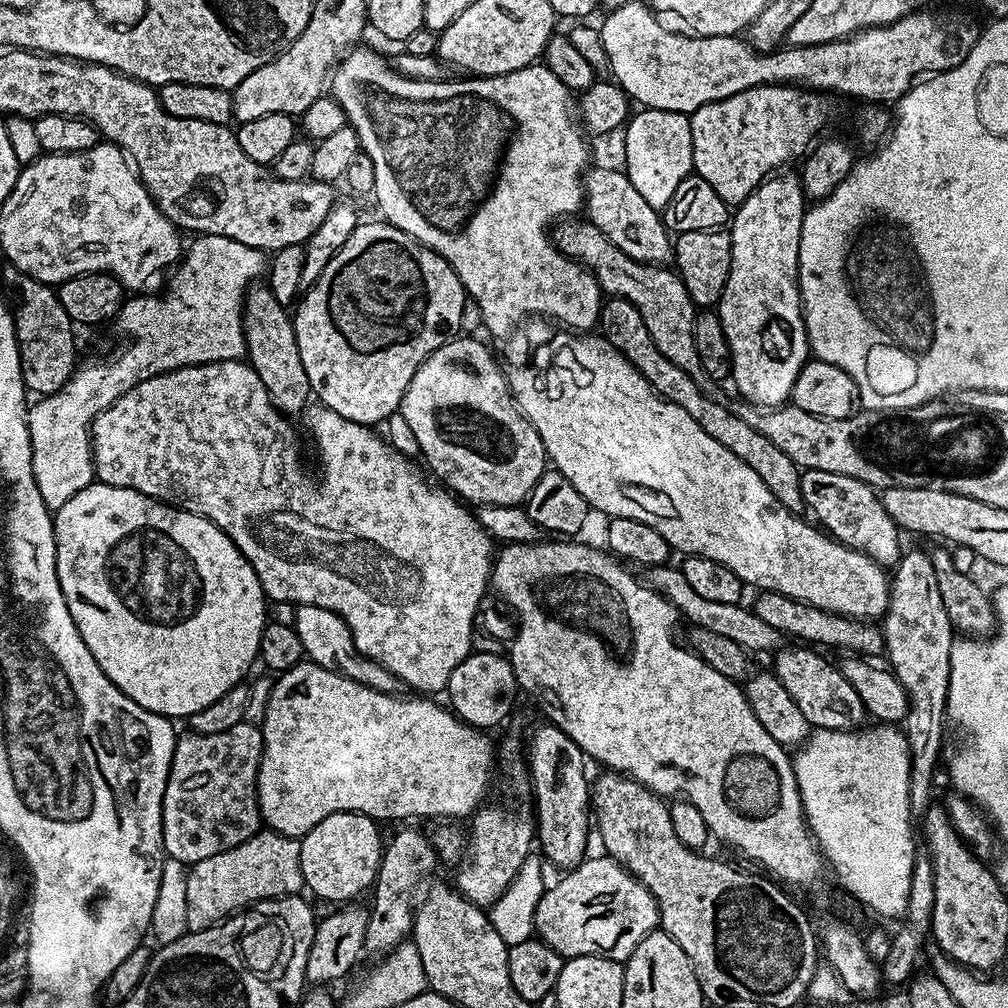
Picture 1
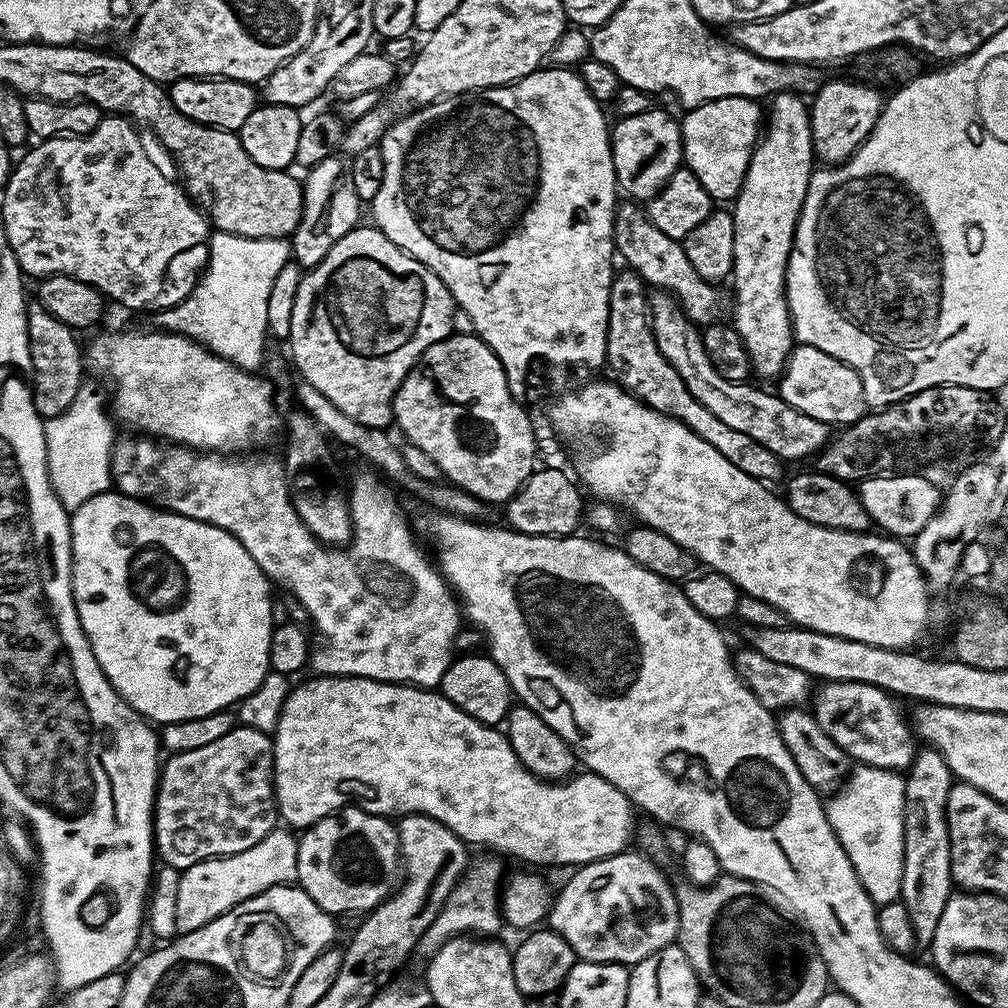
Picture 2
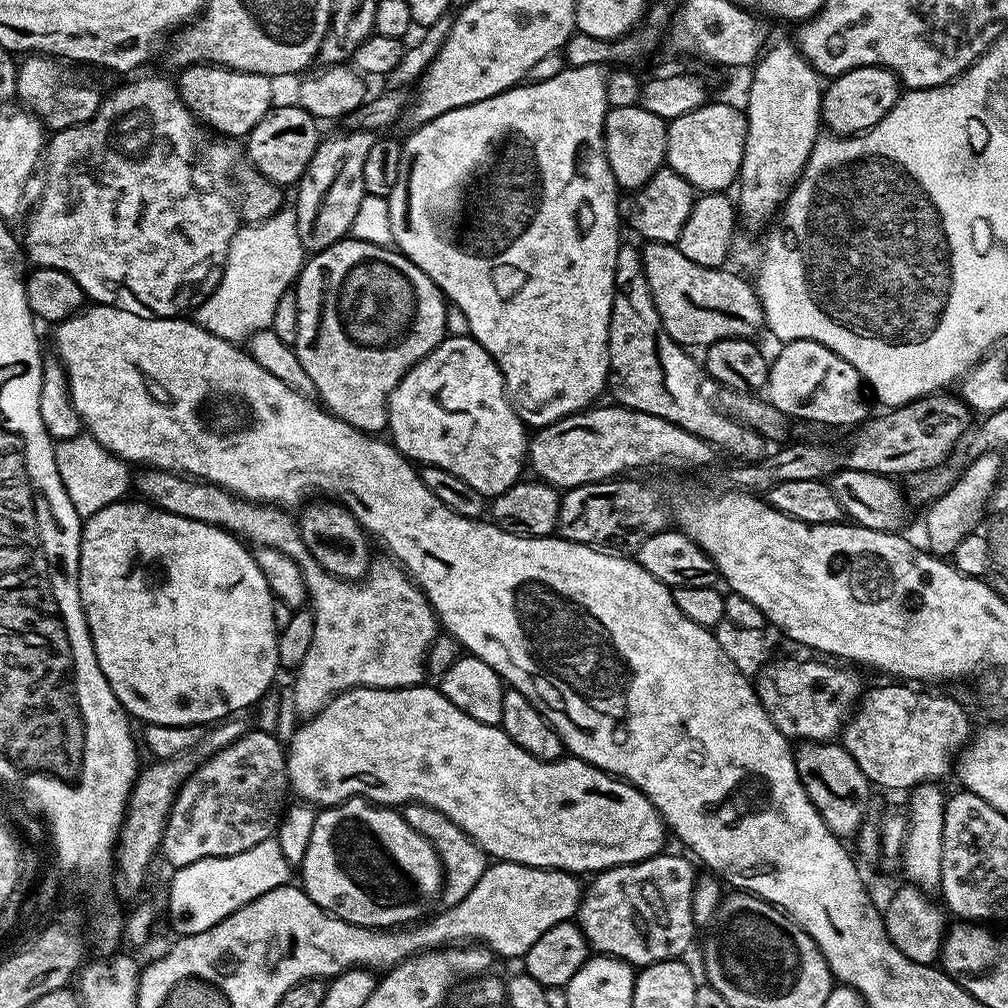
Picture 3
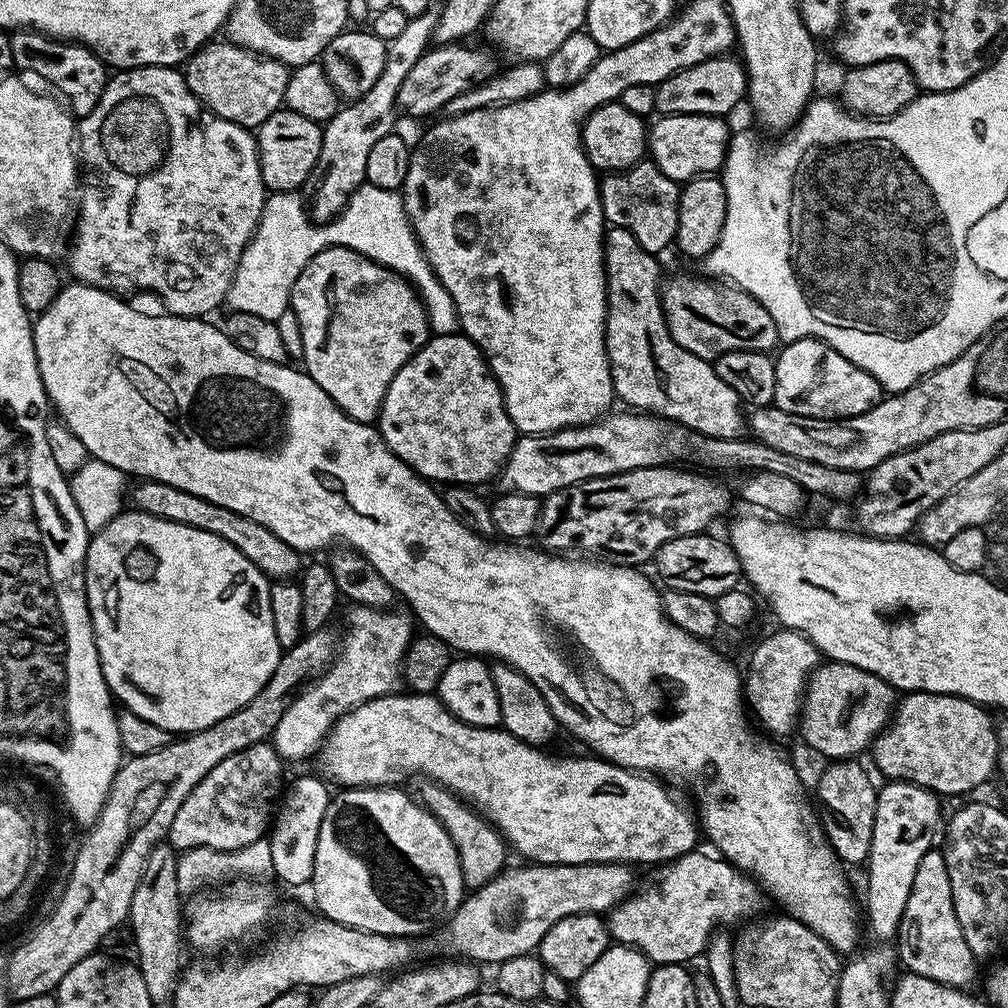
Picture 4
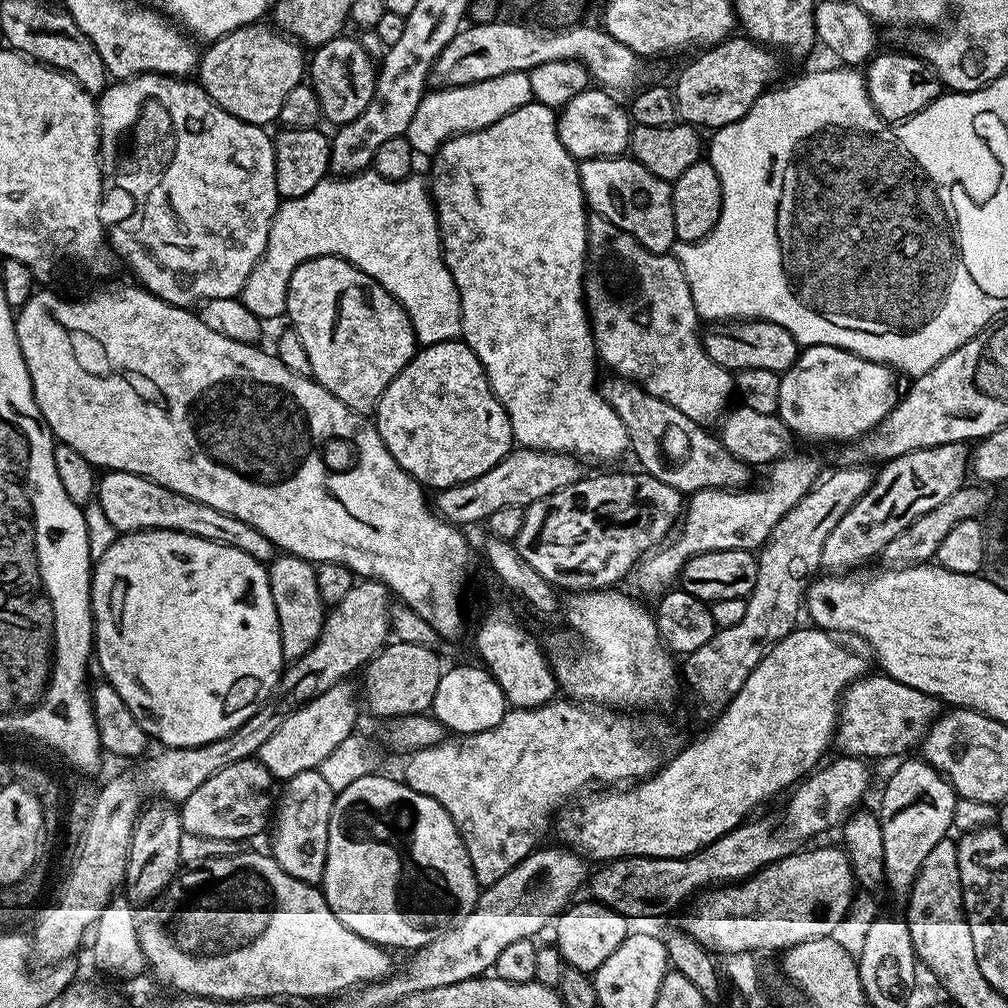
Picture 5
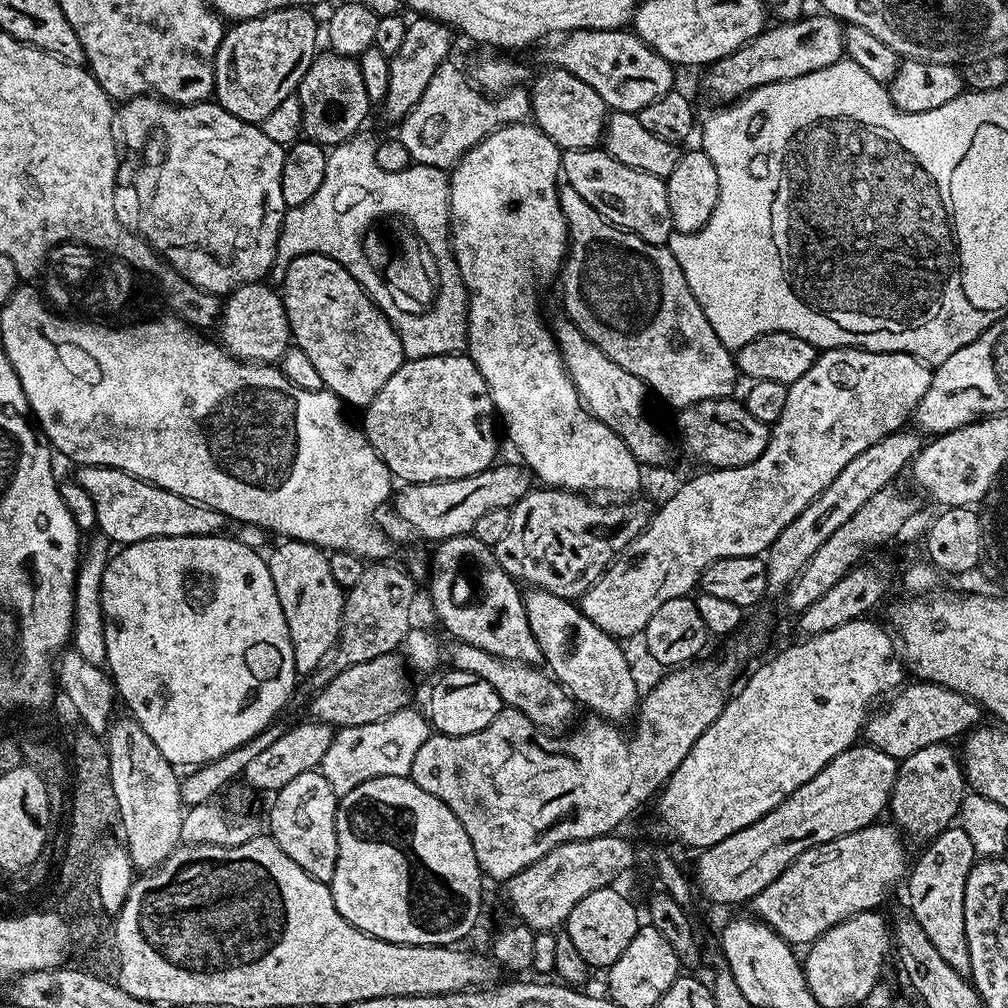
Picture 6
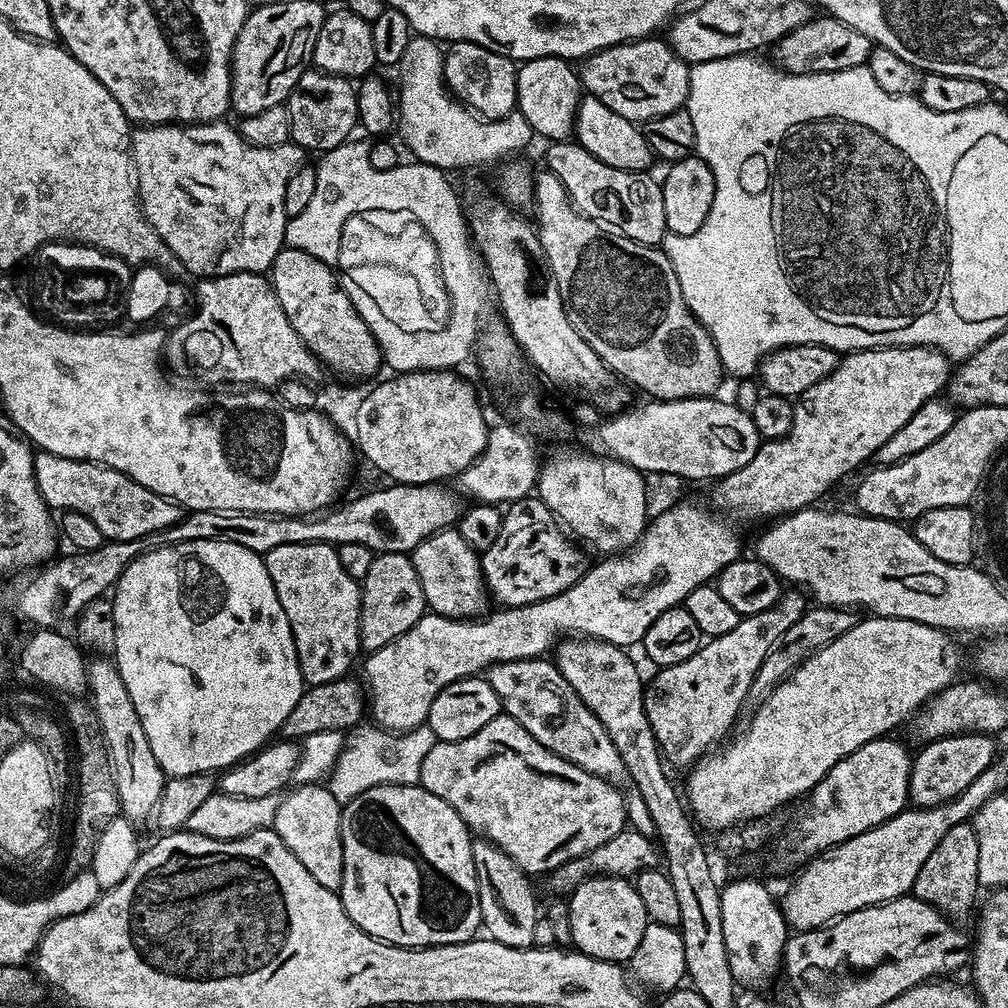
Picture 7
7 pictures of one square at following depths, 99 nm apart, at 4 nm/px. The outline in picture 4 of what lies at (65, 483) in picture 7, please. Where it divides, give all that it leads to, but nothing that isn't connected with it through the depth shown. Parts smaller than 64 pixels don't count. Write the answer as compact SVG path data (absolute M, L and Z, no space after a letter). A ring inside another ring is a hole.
M145 479L137 484L140 485L137 488L135 485L130 500L131 503L132 500L136 503L133 505L139 511L154 514L158 518L182 522L186 526L194 526L198 530L206 530L210 534L218 534L223 540L233 544L242 554L246 554L246 558L250 558L250 562L254 562L254 566L258 566L258 570L262 575L267 576L269 581L292 580L299 577L302 571L301 553L296 552L294 546L286 546L286 542L282 542L282 538L278 538L278 534L274 534L274 530L266 530L266 526L262 526L242 514L234 514L230 510L226 510L226 506L206 502L202 498L198 498L198 494L190 494L186 490L178 490L174 486L166 486L157 480Z

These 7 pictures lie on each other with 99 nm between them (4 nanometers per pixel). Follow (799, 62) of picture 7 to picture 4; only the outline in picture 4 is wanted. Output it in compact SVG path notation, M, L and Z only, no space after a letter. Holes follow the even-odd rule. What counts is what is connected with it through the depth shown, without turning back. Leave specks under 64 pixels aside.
M735 55L711 56L706 62L698 62L686 70L676 72L655 85L656 112L665 116L678 114L702 114L727 117L745 99L748 90L748 74Z

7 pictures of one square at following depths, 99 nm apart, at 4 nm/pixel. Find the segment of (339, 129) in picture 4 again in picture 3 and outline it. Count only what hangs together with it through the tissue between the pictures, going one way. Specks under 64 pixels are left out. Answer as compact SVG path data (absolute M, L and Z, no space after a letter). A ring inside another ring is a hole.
M344 130L341 136L321 139L316 147L314 158L298 185L300 193L294 203L298 234L309 253L326 250L351 233L366 195L362 170L373 139L373 133L368 130Z

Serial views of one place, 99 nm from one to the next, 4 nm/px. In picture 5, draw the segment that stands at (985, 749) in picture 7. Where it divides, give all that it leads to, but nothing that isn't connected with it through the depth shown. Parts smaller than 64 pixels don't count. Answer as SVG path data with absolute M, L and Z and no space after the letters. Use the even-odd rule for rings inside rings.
M904 758L899 761L900 764L896 768L896 773L888 780L888 785L884 788L884 793L880 796L880 810L878 809L878 817L881 824L882 834L882 850L885 856L885 878L887 880L887 891L889 893L897 892L900 898L907 897L908 893L911 892L914 882L918 878L918 874L922 870L922 862L926 862L926 854L930 854L930 850L934 850L934 846L938 846L938 842L942 842L949 835L948 830L953 827L952 819L954 818L955 802L958 799L956 789L952 787L951 782L942 775L938 770L934 770L934 766L930 766L923 760L923 758L916 758L916 760L908 760L912 758Z

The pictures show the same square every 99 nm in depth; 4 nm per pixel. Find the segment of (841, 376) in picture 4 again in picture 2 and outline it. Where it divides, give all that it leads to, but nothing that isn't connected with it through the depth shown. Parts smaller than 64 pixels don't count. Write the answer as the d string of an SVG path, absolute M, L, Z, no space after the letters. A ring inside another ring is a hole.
M797 343L793 347L788 360L784 363L784 370L778 377L778 383L780 383L778 394L787 404L794 406L794 410L798 410L802 414L810 414L810 418L818 418L818 422L829 426L853 424L861 420L865 412L869 411L864 393L864 383L860 375L850 366L846 366L846 362L842 362L809 344Z

